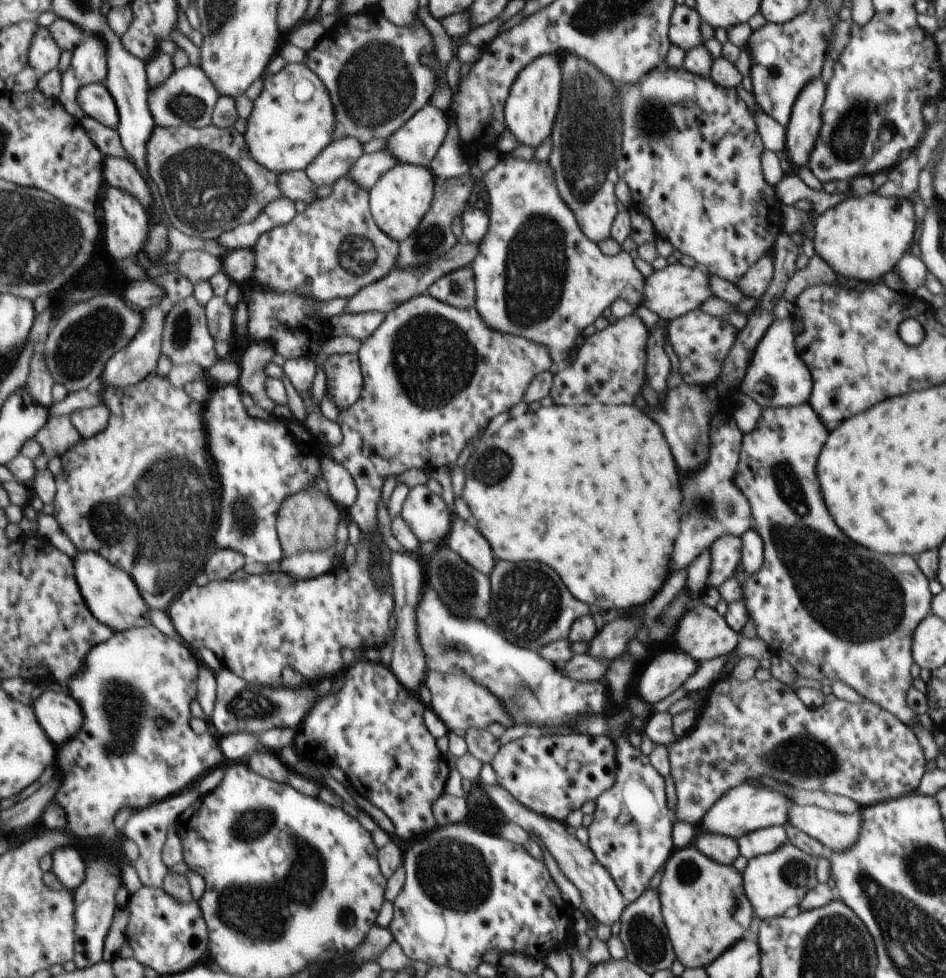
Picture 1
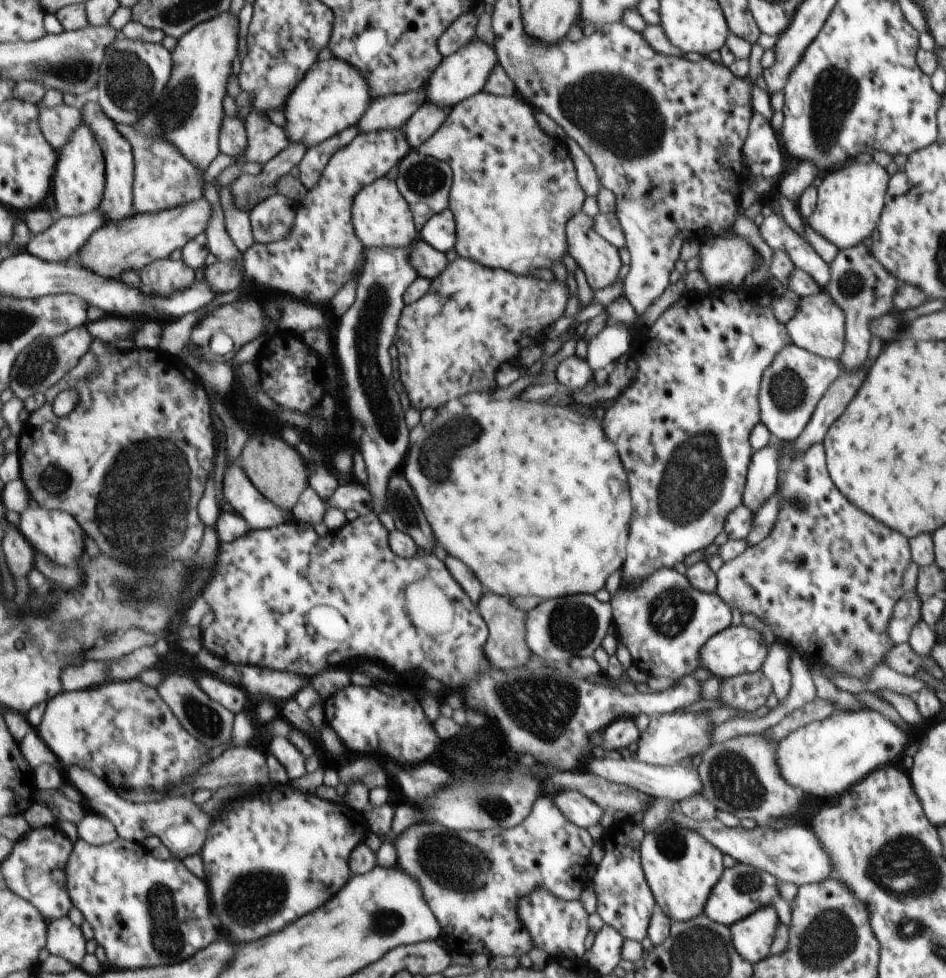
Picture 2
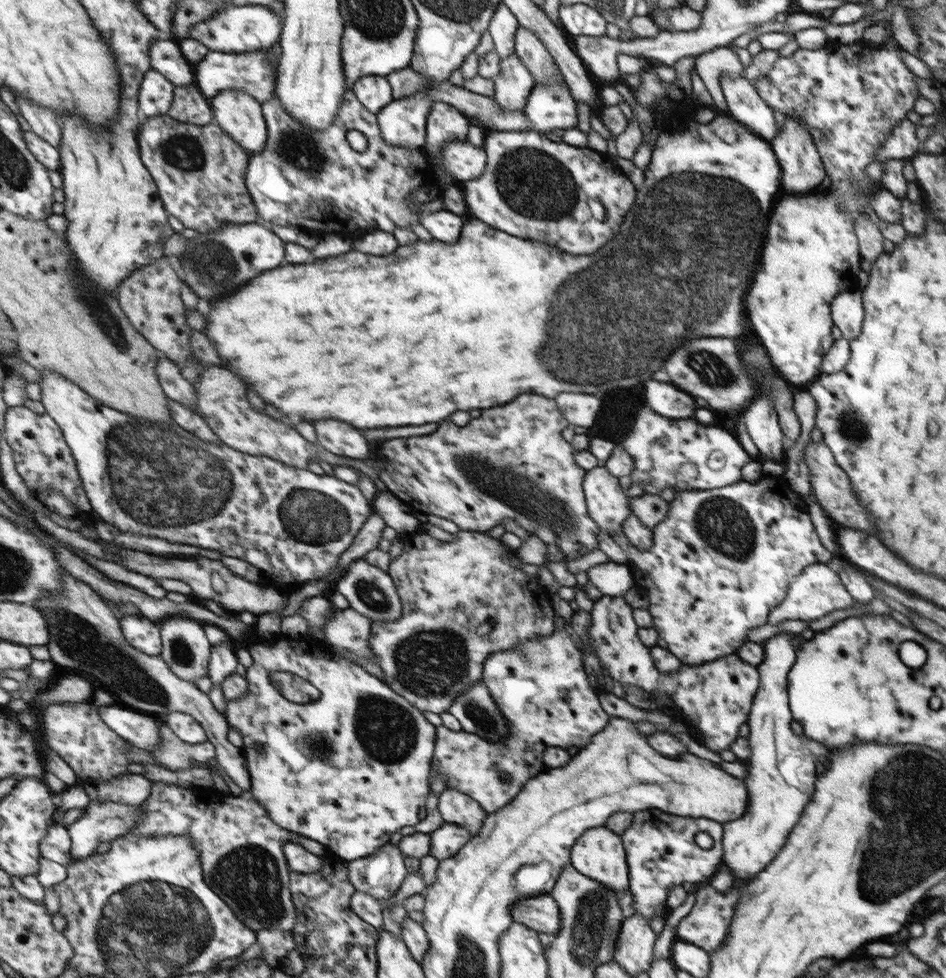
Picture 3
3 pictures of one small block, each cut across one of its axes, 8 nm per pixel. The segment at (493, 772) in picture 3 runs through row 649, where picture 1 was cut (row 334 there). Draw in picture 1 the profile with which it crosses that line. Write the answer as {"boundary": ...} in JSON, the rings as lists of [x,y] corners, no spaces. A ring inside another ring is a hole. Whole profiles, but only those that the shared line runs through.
{"boundary":[[[501,155],[498,164],[479,178],[483,180],[483,184],[489,192],[490,212],[488,212],[488,218],[490,218],[490,224],[488,225],[488,232],[486,232],[480,241],[480,250],[478,250],[476,260],[471,264],[471,268],[474,270],[476,280],[475,307],[482,315],[483,321],[487,323],[488,328],[502,332],[502,334],[511,334],[512,336],[527,338],[532,342],[536,342],[536,344],[546,346],[546,348],[548,348],[548,354],[551,354],[552,362],[559,365],[560,360],[564,360],[566,356],[570,356],[568,352],[572,350],[576,336],[578,336],[588,324],[594,324],[594,320],[596,320],[614,300],[622,298],[622,300],[626,300],[628,304],[640,305],[642,303],[642,294],[644,286],[646,285],[646,278],[635,268],[630,253],[622,250],[617,255],[612,256],[612,258],[608,258],[608,256],[604,256],[604,254],[600,252],[600,248],[594,244],[594,241],[590,238],[586,238],[584,232],[580,230],[578,222],[576,222],[576,217],[572,214],[570,208],[564,204],[564,199],[560,198],[559,187],[555,183],[552,168],[548,166],[547,162],[538,162],[538,160],[534,159],[521,160],[520,158],[512,158],[512,156],[509,155]]]}

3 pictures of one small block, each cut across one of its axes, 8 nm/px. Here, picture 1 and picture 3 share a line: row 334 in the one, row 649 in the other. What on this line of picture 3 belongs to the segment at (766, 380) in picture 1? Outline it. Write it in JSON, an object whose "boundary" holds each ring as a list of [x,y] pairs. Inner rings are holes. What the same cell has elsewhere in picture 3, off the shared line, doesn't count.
{"boundary":[[[780,631],[763,642],[764,660],[758,665],[759,688],[755,694],[755,705],[752,706],[751,717],[747,721],[750,726],[749,747],[751,748],[750,759],[744,760],[749,766],[748,776],[743,781],[749,790],[749,808],[738,820],[725,823],[724,833],[724,862],[731,874],[740,878],[754,878],[754,874],[762,872],[766,864],[770,864],[780,848],[786,844],[792,828],[796,826],[796,820],[800,820],[804,806],[812,798],[816,782],[816,762],[822,758],[828,758],[828,750],[815,740],[810,740],[805,735],[796,735],[790,730],[792,714],[788,708],[788,674],[794,664],[794,646],[792,640],[793,632]]]}

